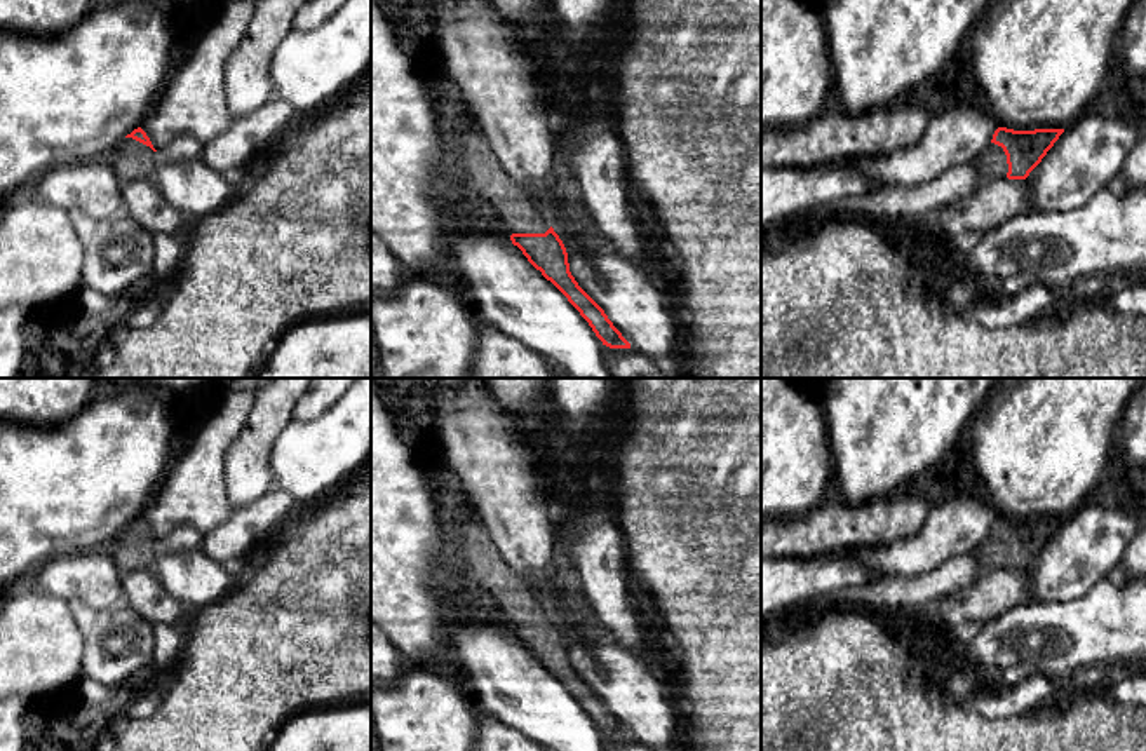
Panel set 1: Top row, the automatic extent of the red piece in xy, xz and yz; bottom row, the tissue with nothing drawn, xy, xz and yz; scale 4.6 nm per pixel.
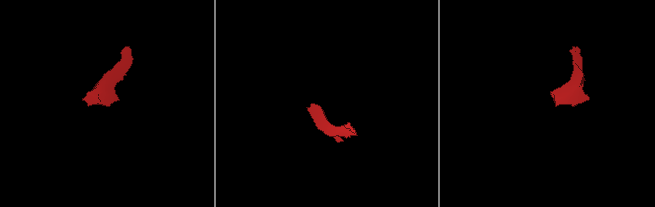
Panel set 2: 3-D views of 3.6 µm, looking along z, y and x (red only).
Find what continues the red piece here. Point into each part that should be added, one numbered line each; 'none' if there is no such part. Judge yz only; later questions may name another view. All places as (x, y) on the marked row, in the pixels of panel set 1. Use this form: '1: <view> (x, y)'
1: yz (991, 164)

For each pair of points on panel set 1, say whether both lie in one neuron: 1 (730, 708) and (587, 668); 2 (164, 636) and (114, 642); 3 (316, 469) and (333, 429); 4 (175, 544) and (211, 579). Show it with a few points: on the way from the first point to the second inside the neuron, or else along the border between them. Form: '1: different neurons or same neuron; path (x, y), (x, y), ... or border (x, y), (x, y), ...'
1: different neurons; border (667, 683), (680, 730)
2: different neurons; border (154, 626), (154, 659), (141, 675)
3: same neuron; path (319, 459), (333, 445), (333, 439)
4: different neurons; border (199, 548), (161, 551)

